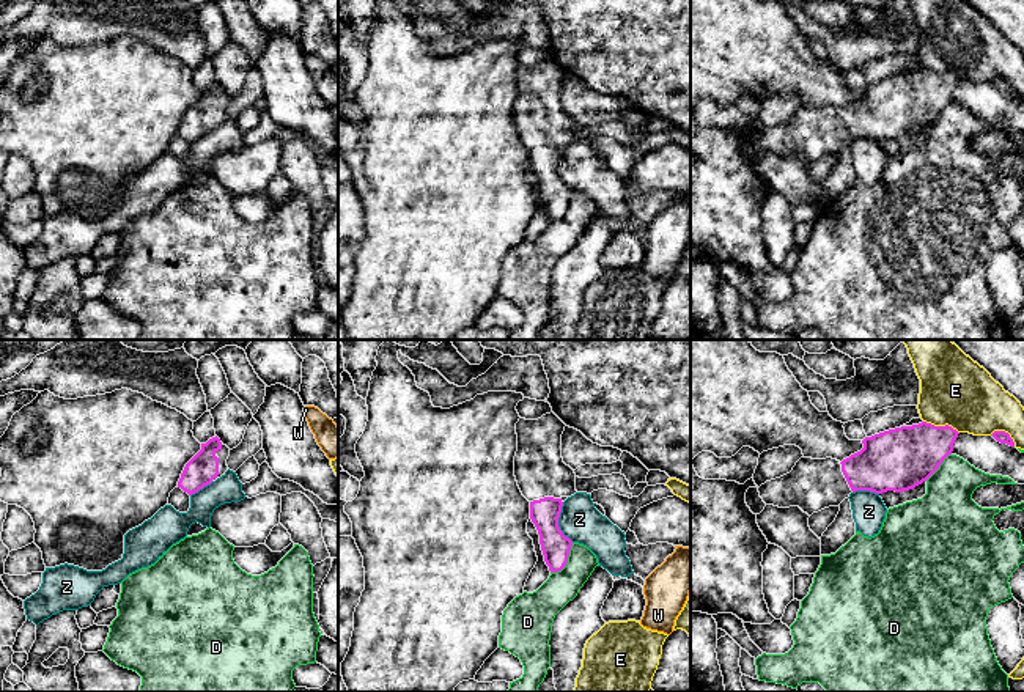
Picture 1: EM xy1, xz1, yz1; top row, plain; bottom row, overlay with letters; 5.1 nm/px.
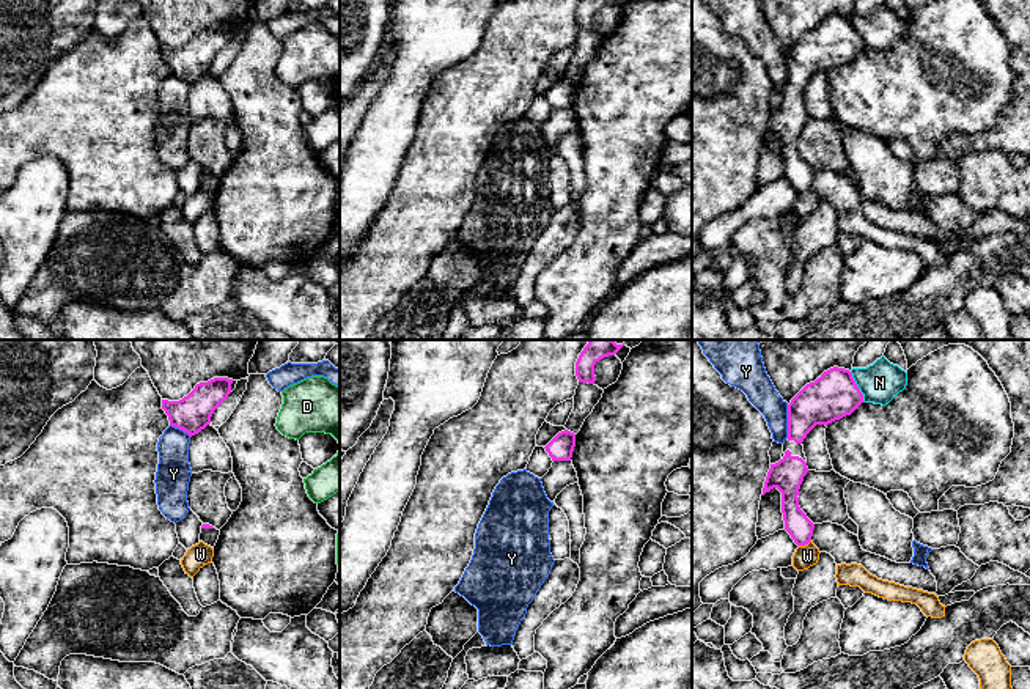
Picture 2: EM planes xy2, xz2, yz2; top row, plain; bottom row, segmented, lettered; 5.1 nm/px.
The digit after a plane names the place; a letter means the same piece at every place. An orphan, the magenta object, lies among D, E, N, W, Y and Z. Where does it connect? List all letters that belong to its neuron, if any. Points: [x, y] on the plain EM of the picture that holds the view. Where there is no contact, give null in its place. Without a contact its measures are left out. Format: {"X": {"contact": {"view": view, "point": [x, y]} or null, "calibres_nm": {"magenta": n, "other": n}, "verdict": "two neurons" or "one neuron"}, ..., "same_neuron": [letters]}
{"D": {"contact": {"view": "xz1", "point": [567, 209]}, "calibres_nm": {"magenta": 150, "other": 160}, "verdict": "two neurons"}, "E": {"contact": {"view": "yz1", "point": [941, 74]}, "calibres_nm": {"magenta": 320, "other": 360}, "verdict": "two neurons"}, "N": {"contact": {"view": "yz2", "point": [857, 35]}, "calibres_nm": {"magenta": 240, "other": 200}, "verdict": "two neurons"}, "W": {"contact": {"view": "yz2", "point": [804, 192]}, "calibres_nm": {"magenta": 130, "other": 120}, "verdict": "two neurons"}, "Y": {"contact": {"view": "yz2", "point": [788, 70]}, "calibres_nm": {"magenta": 240, "other": 150}, "verdict": "two neurons"}, "Z": {"contact": {"view": "xz1", "point": [557, 170]}, "calibres_nm": {"magenta": 150, "other": 200}, "verdict": "two neurons"}, "same_neuron": []}

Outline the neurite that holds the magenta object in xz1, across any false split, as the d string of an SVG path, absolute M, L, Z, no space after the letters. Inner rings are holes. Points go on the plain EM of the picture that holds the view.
M554 61L516 71L518 99L514 124L522 143L530 149L544 209L551 220L568 211L573 189L558 175L563 145L574 143L576 121L563 110L562 82L565 71Z

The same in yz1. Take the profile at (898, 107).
M922 69L862 88L864 96L842 110L801 105L793 118L758 135L766 153L799 154L812 164L838 154L851 140L903 140L926 129L952 102L958 79Z

